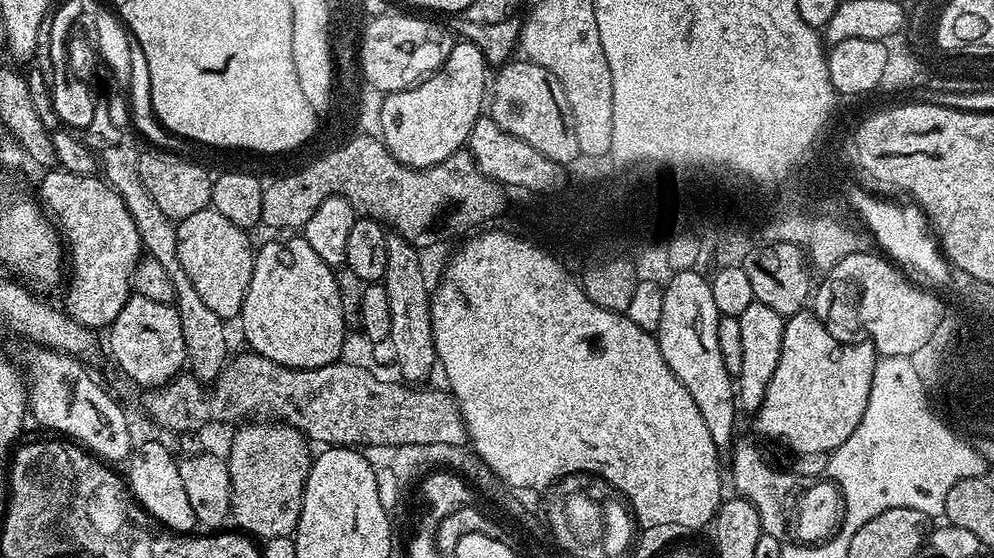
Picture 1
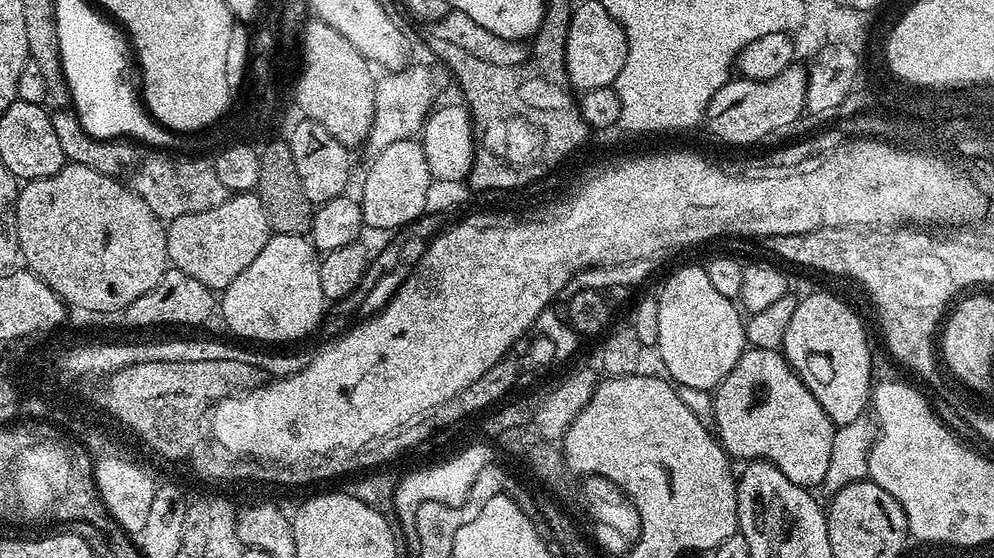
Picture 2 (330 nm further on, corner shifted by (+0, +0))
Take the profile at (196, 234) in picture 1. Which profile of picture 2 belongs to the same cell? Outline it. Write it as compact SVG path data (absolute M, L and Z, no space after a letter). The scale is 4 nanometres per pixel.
M252 192L229 195L222 206L202 210L202 214L182 214L166 224L166 250L171 267L190 274L194 282L213 290L223 290L262 254L268 237L273 235L266 210L262 210L259 196Z

